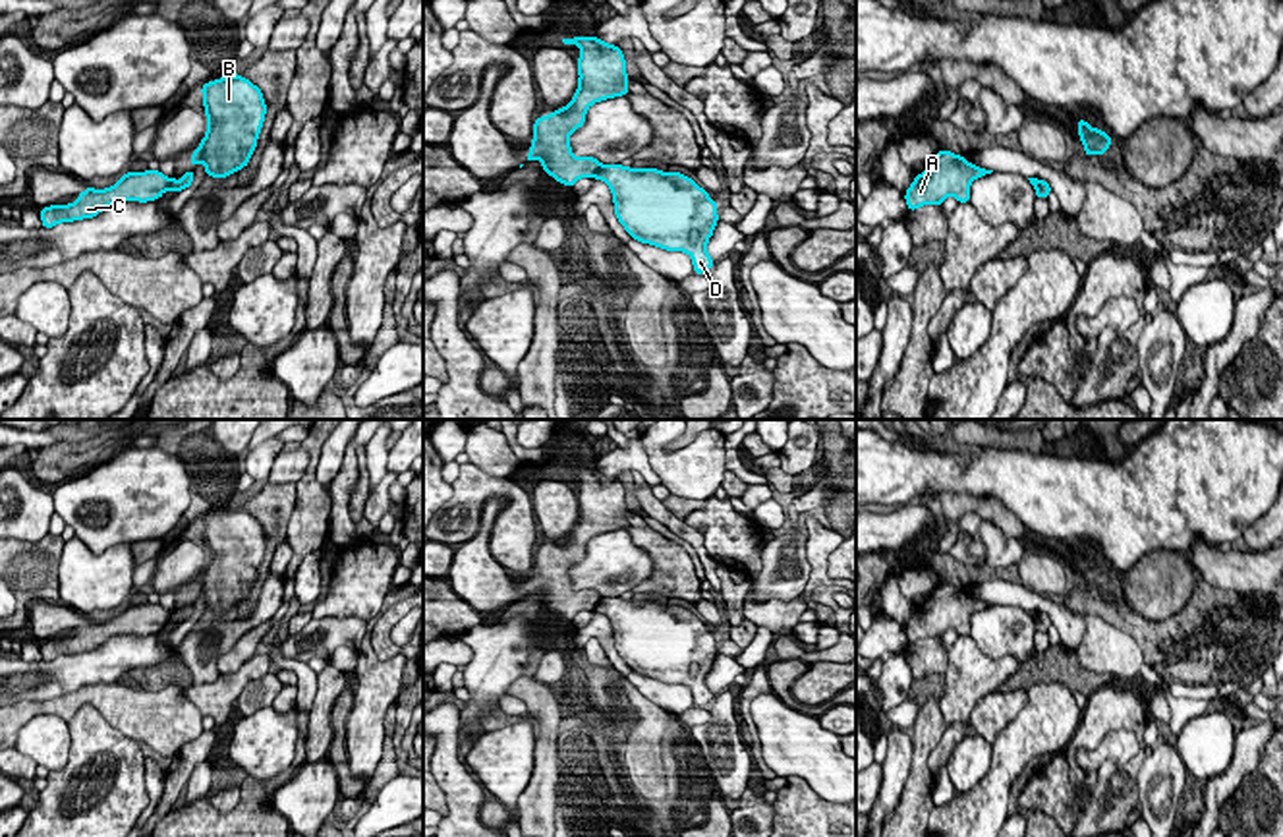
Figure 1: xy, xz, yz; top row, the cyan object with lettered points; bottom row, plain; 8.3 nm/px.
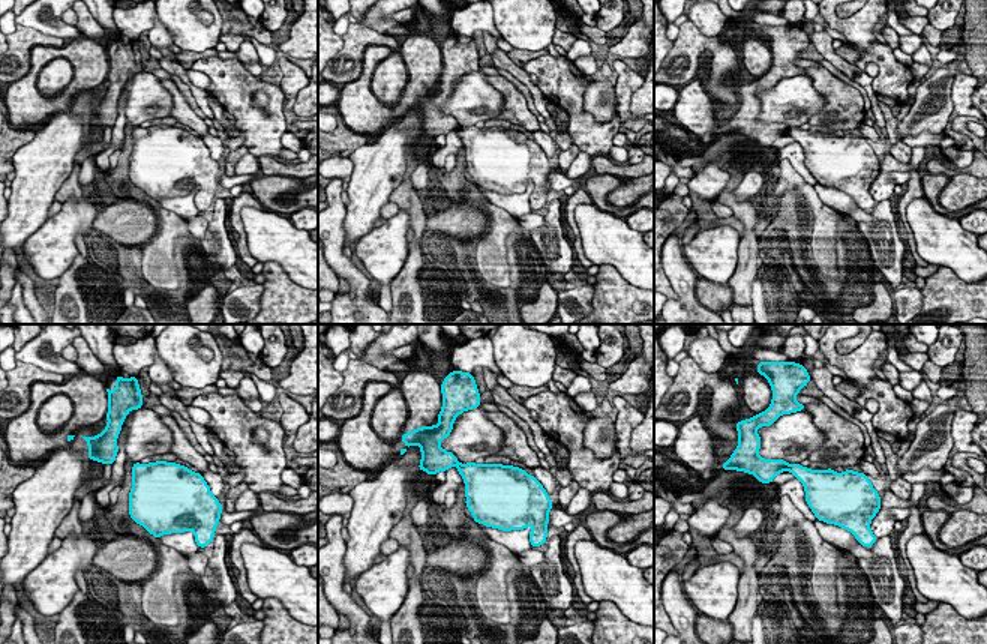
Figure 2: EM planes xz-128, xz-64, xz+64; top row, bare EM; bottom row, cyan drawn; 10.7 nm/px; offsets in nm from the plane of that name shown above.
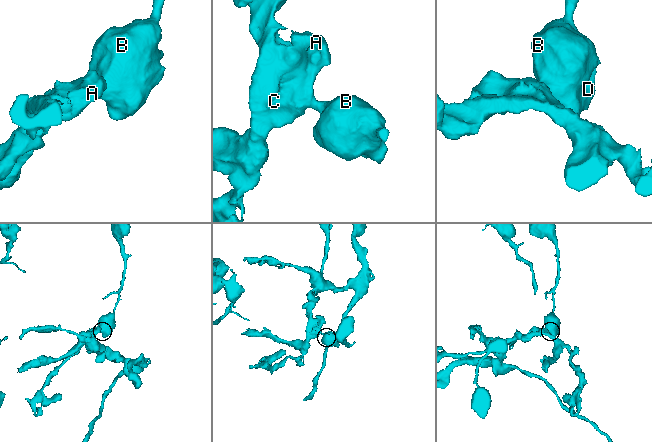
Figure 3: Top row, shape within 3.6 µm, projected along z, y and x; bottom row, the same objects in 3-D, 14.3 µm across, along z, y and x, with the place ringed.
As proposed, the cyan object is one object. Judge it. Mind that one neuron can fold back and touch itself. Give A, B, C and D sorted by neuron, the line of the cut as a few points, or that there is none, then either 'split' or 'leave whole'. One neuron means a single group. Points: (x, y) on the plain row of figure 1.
A C / B D | xz (601, 598), (594, 609) | split

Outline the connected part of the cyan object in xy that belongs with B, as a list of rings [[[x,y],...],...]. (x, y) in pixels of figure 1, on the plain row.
[[[240,506],[209,514],[199,524],[209,557],[189,597],[203,595],[207,609],[226,611],[249,597],[267,537],[261,522]]]

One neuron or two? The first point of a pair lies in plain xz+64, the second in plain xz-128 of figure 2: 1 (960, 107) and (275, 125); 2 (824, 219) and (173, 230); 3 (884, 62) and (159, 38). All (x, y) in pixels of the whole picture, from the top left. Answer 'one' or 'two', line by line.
1: two
2: one
3: two

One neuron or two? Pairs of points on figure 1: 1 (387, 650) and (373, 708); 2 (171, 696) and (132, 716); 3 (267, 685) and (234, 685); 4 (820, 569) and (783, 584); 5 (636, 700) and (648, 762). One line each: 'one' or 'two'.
1: two
2: one
3: two
4: two
5: one

